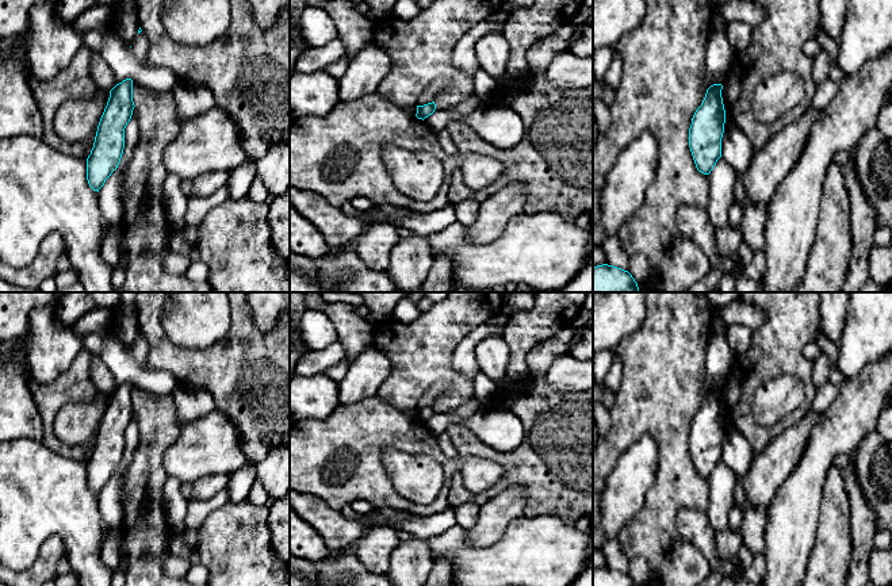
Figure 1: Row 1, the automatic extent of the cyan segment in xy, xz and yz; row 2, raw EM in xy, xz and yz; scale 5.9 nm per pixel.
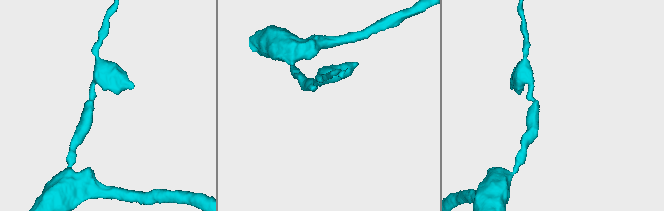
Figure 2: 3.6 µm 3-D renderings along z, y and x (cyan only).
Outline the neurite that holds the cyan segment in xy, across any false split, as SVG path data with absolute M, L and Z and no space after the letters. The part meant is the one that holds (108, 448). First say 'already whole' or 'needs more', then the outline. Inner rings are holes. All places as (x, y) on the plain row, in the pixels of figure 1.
already whole; M126 382L110 394L93 451L87 461L87 483L93 494L99 495L120 466L125 452L125 432L131 422L134 410L133 383Z

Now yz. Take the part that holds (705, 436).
already whole; M713 387L707 392L689 432L689 451L697 474L704 478L709 478L721 460L721 441L726 426L721 392L721 387Z

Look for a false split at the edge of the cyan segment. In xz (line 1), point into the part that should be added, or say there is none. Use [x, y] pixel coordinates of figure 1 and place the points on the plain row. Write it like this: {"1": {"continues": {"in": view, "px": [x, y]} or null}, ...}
{"1": {"continues": null}}

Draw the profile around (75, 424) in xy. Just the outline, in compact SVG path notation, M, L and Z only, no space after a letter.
M99 391L93 402L64 405L54 417L53 430L64 444L79 447L96 440L110 395Z

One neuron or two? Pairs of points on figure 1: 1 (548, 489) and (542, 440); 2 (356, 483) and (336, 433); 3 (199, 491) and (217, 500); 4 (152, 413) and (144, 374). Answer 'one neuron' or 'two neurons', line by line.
1: one neuron
2: one neuron
3: two neurons
4: two neurons

